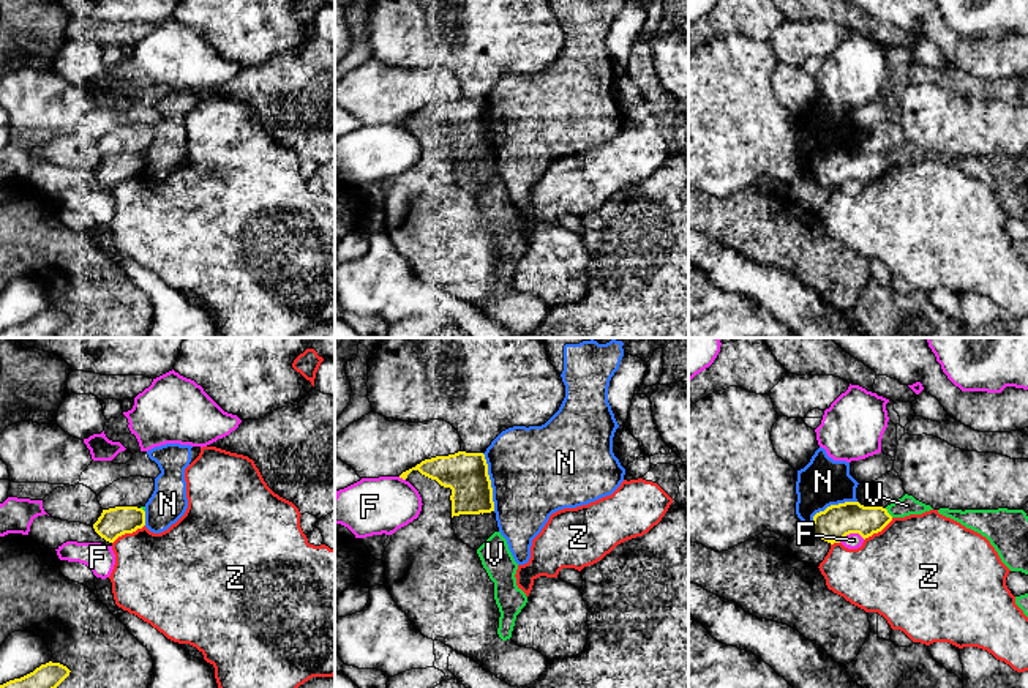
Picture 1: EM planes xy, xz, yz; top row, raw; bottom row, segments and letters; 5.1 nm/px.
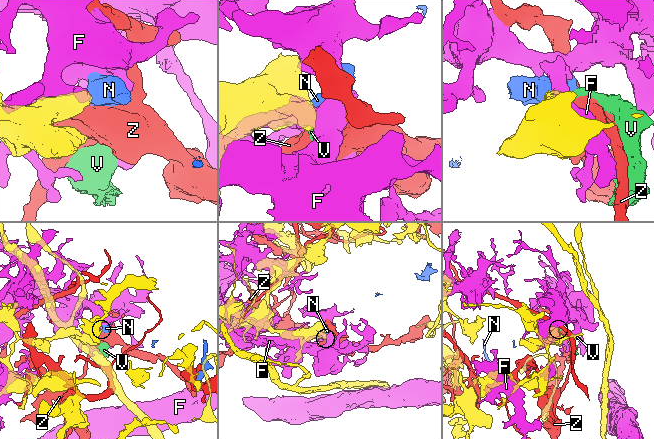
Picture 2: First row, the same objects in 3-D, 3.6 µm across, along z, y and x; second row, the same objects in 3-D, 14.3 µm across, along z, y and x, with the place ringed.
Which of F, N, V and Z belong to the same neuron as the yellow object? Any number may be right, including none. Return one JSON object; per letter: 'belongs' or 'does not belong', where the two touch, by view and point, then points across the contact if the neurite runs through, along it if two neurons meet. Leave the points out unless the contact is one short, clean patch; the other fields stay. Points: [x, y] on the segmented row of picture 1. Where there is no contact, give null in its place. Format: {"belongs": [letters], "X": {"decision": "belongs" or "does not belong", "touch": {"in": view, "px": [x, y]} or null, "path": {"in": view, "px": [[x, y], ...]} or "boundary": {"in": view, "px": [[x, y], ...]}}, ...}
{"belongs": [], "F": {"decision": "does not belong", "touch": {"in": "yz", "px": [851, 532]}}, "N": {"decision": "does not belong", "touch": {"in": "xz", "px": [490, 482]}, "boundary": {"in": "xz", "px": [[482, 453], [487, 463], [495, 510]]}}, "V": {"decision": "does not belong", "touch": {"in": "yz", "px": [888, 513]}, "boundary": {"in": "yz", "px": [[885, 508], [892, 516]]}}, "Z": {"decision": "does not belong", "touch": {"in": "xy", "px": [128, 532]}}}

